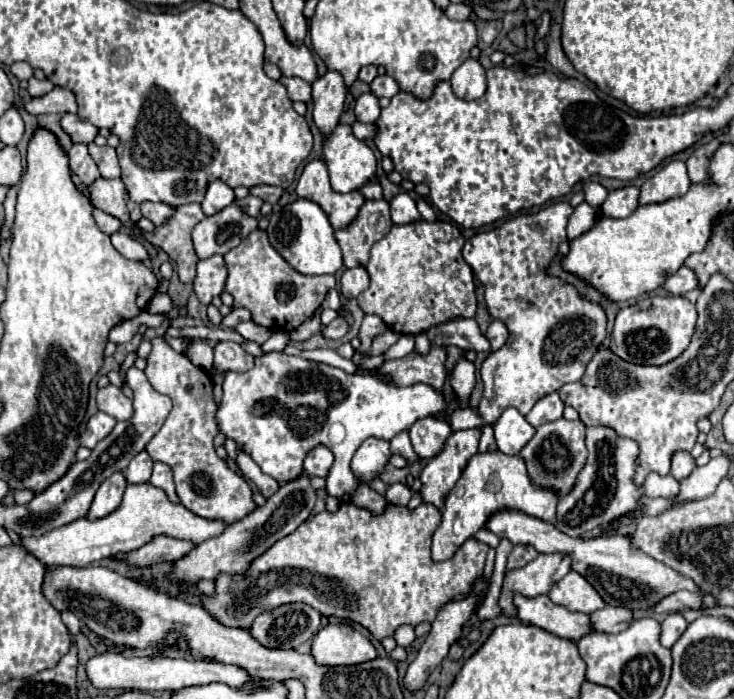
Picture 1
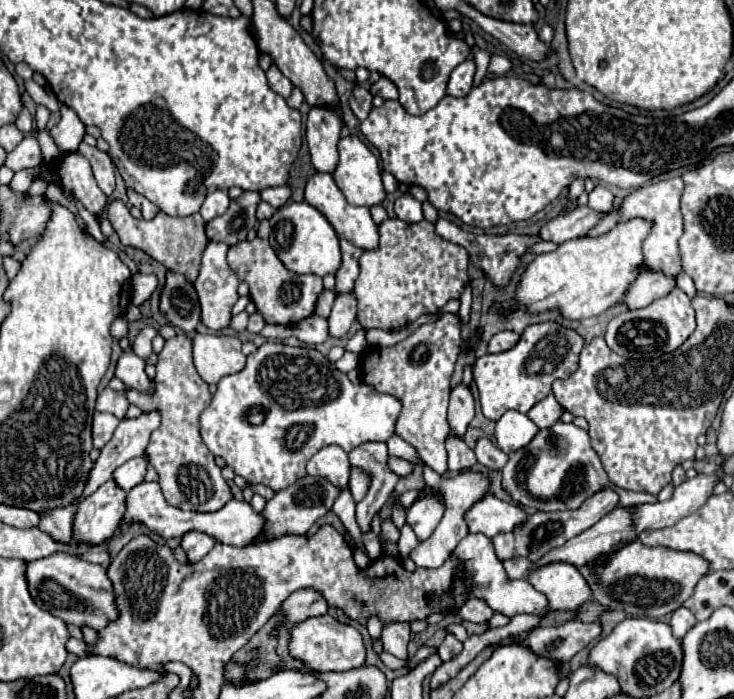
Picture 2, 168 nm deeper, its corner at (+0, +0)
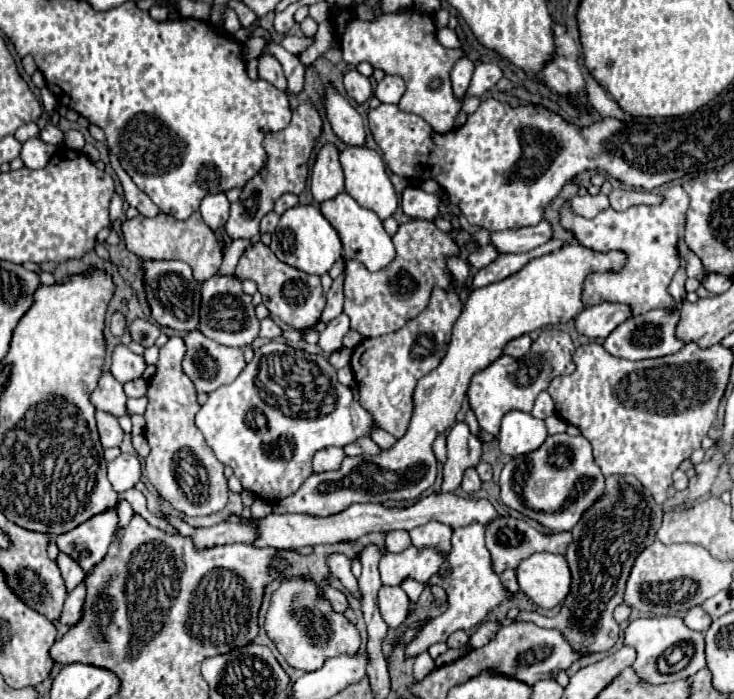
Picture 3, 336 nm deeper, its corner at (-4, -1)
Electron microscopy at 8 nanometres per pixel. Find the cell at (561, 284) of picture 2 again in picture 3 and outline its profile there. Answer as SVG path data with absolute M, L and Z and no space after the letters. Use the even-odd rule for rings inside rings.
M566 245L556 253L542 255L524 265L518 273L492 285L474 289L464 301L464 309L452 329L448 351L440 365L424 375L414 389L414 413L404 437L378 455L346 457L338 471L314 473L290 497L274 505L274 513L306 513L328 517L344 511L354 503L412 501L420 497L436 479L436 457L432 443L438 433L448 431L456 423L456 415L464 401L470 379L496 361L504 345L524 333L558 325L574 319L582 309L582 283L590 271L618 271L626 263L622 251L596 253L580 245Z

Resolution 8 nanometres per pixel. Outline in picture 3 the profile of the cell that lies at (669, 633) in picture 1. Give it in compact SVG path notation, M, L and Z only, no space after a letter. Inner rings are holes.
M692 607L692 609L686 613L684 623L686 623L690 629L706 631L708 625L712 625L712 617L708 617L708 613L704 613L702 607Z

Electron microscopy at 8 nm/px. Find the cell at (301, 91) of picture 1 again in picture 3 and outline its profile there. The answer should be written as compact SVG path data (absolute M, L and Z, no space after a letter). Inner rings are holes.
M262 53L258 57L258 77L272 83L276 89L280 91L286 91L286 77L284 77L284 71L282 71L282 65L280 61L270 55L270 53Z

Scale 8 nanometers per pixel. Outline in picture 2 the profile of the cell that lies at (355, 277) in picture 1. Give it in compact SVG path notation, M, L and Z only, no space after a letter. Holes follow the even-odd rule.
M346 292L344 296L336 296L332 314L328 318L330 336L340 338L340 336L348 334L354 318L356 318L356 296L354 296L354 292Z

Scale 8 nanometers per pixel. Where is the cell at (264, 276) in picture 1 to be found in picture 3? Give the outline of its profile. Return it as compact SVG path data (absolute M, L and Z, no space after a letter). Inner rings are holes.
M264 243L250 245L246 253L240 257L236 267L238 279L252 279L258 285L258 291L262 293L262 303L268 307L268 311L282 319L282 323L290 327L312 327L324 309L324 291L320 285L318 275L308 275L300 269L294 269L290 265L284 265L276 259L276 255L266 247Z

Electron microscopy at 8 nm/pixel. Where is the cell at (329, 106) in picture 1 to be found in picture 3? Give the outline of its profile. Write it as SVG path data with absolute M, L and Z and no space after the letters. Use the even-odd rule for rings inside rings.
M324 145L316 157L312 169L312 197L320 205L344 191L344 173L338 161L338 149L334 145Z

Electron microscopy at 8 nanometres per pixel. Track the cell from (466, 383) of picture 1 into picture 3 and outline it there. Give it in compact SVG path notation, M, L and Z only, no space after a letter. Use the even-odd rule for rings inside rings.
M456 423L448 431L448 461L444 463L444 481L440 493L454 493L464 477L464 469L478 467L482 461L482 445L468 431L466 423Z

